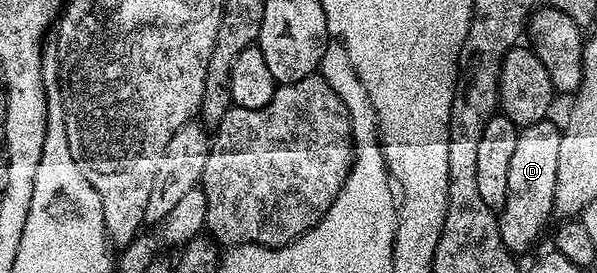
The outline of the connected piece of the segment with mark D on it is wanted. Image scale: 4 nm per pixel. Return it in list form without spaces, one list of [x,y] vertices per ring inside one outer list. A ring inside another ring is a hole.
[[[551,120],[525,126],[517,136],[517,152],[509,159],[509,189],[505,204],[498,211],[499,231],[505,248],[522,256],[553,218],[557,188],[557,155],[561,148],[561,130]]]

